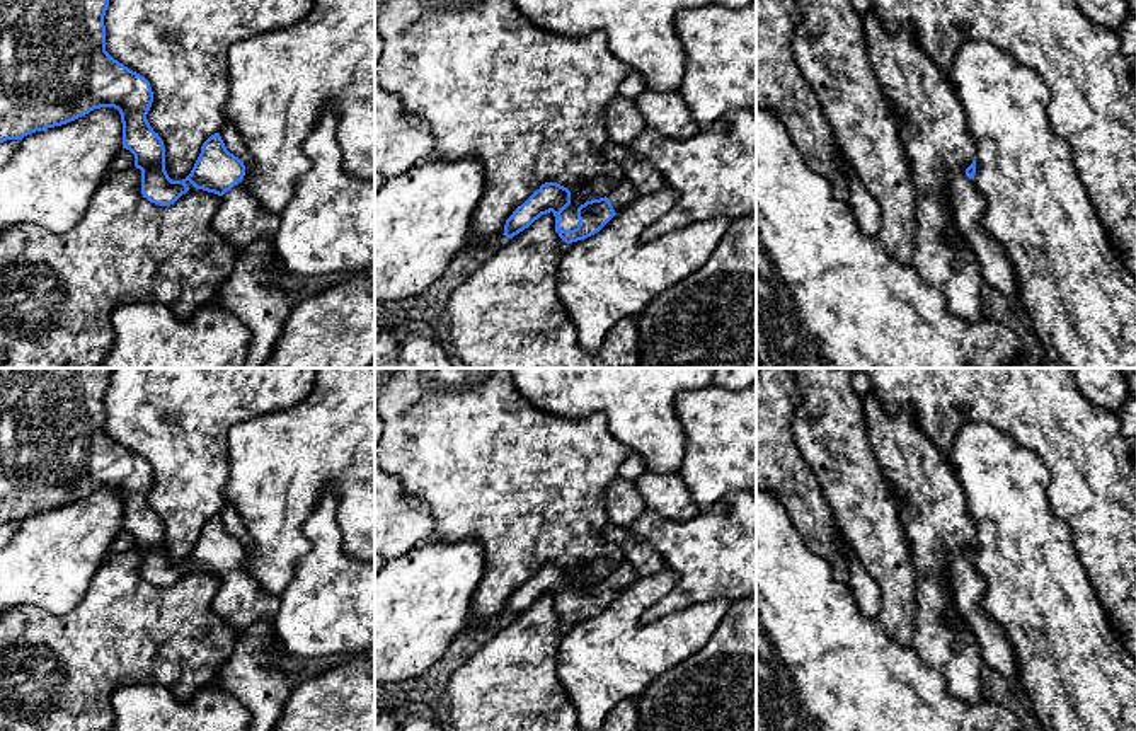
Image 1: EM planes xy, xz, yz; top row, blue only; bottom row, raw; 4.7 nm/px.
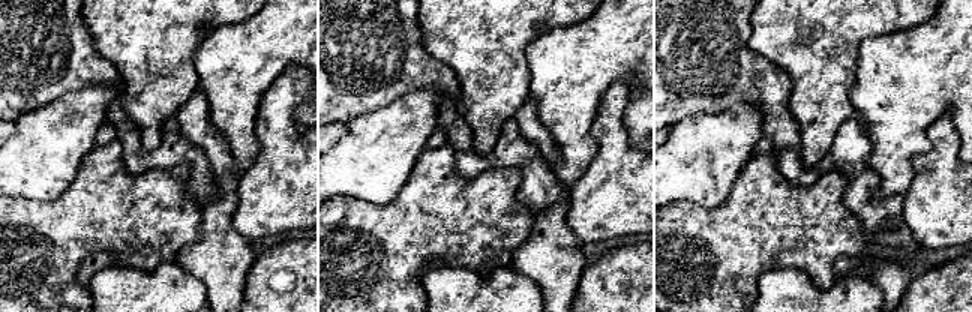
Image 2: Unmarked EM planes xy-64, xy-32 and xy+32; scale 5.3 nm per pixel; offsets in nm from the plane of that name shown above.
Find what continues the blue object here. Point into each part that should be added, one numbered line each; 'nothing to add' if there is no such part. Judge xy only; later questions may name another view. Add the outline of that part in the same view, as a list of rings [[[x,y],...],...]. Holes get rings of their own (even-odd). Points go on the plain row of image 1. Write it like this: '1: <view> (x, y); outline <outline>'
1: xy (240, 602); outline [[[238,564],[221,578],[211,605],[238,636],[257,622],[273,622],[279,598],[264,593],[245,566]]]

